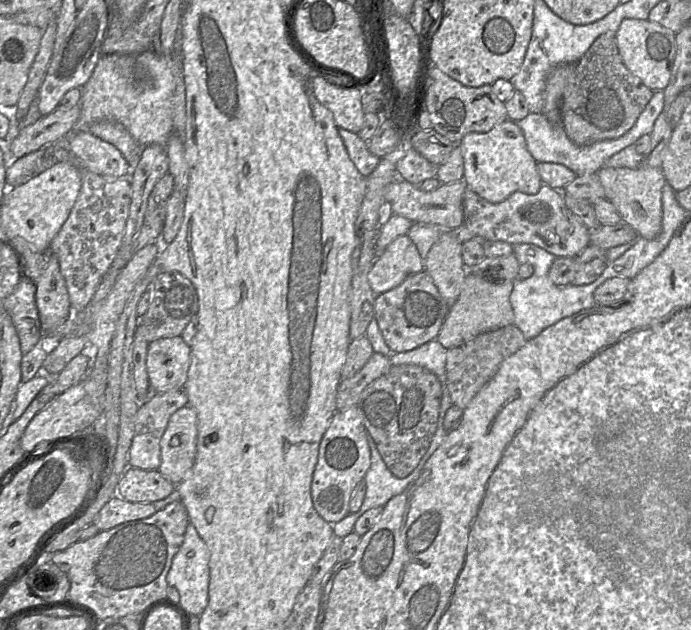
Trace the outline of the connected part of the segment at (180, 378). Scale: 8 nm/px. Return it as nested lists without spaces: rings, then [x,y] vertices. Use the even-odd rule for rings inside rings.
[[[182,336],[160,338],[148,345],[146,368],[153,393],[184,388],[191,351]]]

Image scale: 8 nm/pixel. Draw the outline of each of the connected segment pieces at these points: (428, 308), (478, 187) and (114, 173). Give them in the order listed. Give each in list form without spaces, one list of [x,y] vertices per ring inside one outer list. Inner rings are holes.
[[[422,270],[399,286],[377,295],[374,317],[387,346],[394,352],[406,352],[436,339],[449,308],[431,276]]]
[[[508,118],[489,132],[466,134],[457,145],[463,156],[463,179],[467,187],[488,202],[500,203],[517,191],[536,194],[543,184],[537,162],[527,149],[522,130]]]
[[[74,131],[66,136],[70,150],[93,173],[111,177],[130,177],[130,165],[112,144],[90,131]]]

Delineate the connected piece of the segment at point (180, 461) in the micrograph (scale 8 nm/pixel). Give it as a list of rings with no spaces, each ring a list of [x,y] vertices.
[[[191,406],[180,408],[170,417],[160,441],[161,464],[158,471],[174,485],[180,484],[194,466],[197,435],[197,414]]]

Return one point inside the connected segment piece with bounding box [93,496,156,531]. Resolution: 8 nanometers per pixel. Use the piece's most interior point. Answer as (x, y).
(117, 511)

